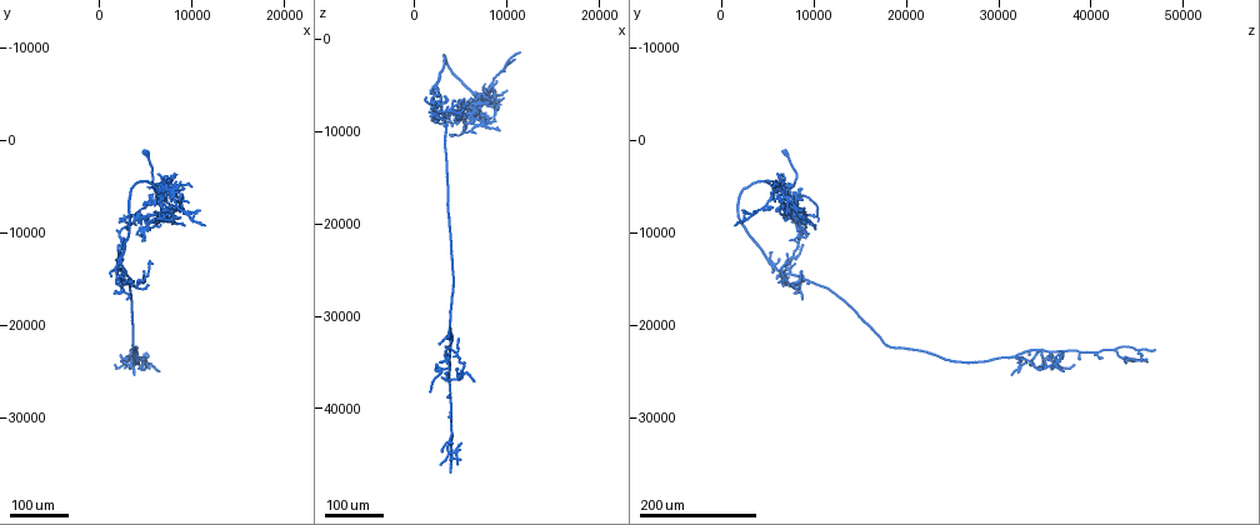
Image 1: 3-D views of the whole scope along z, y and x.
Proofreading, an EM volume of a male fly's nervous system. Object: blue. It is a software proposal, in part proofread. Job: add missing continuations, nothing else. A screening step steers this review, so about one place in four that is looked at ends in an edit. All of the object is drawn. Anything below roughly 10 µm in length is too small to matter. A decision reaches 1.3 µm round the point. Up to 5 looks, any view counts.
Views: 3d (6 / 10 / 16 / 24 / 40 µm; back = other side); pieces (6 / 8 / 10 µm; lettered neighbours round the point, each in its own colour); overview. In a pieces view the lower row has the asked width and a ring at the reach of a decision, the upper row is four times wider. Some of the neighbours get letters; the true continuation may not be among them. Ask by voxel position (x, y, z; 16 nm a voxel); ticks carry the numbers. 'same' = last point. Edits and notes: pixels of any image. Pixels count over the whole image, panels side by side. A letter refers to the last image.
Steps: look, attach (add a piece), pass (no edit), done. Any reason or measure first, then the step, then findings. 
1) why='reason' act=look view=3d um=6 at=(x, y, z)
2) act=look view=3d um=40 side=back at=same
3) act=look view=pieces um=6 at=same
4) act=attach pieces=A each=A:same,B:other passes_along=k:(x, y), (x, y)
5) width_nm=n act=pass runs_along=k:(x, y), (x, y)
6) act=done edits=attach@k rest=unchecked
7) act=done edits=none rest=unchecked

why='tapers out' act=look view=3d um=24 at=(8000, 6000, 5500)

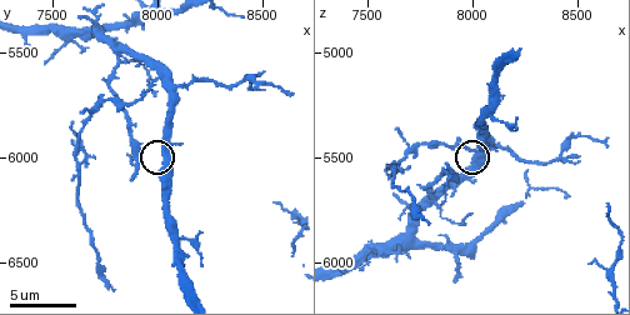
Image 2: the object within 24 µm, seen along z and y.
act=look view=pieces um=10 at=(7890, 6110, 5540)

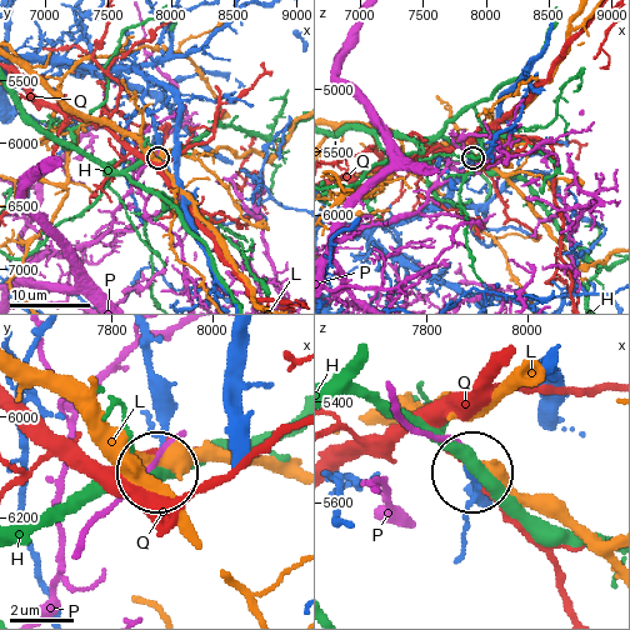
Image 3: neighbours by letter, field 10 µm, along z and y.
width_nm=190 act=pass each=H:other,L:other,P:other,Q:other found='no lettered piece goes on from it'

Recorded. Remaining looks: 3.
why='tapers out' act=look view=3d um=10 at=(7790, 6620, 5820)

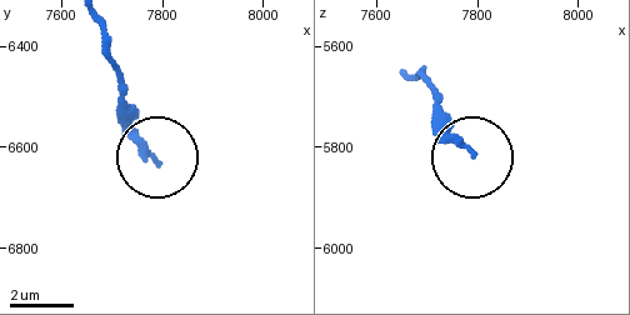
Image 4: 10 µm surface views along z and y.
act=look view=pieces um=8 at=(7795, 6630, 5810)

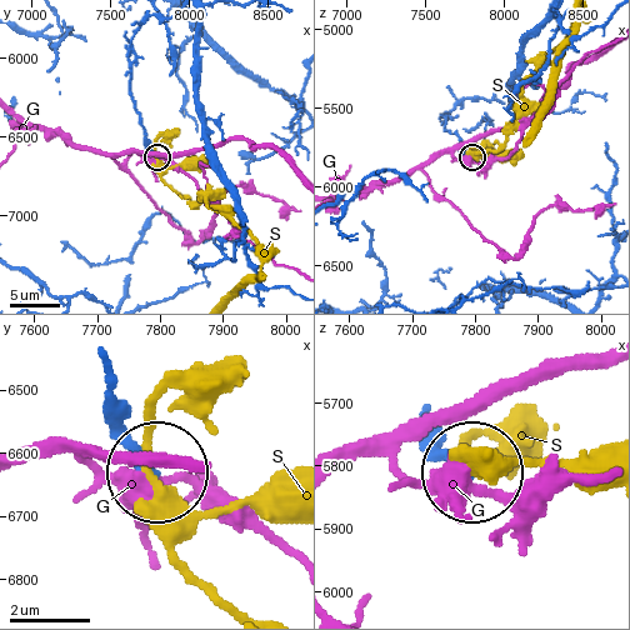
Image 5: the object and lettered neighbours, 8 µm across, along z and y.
width_nm=150 act=pass each=G:other,S:other found='none of them fits'

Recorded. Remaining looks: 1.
act=done edits=none rest=unchecked

